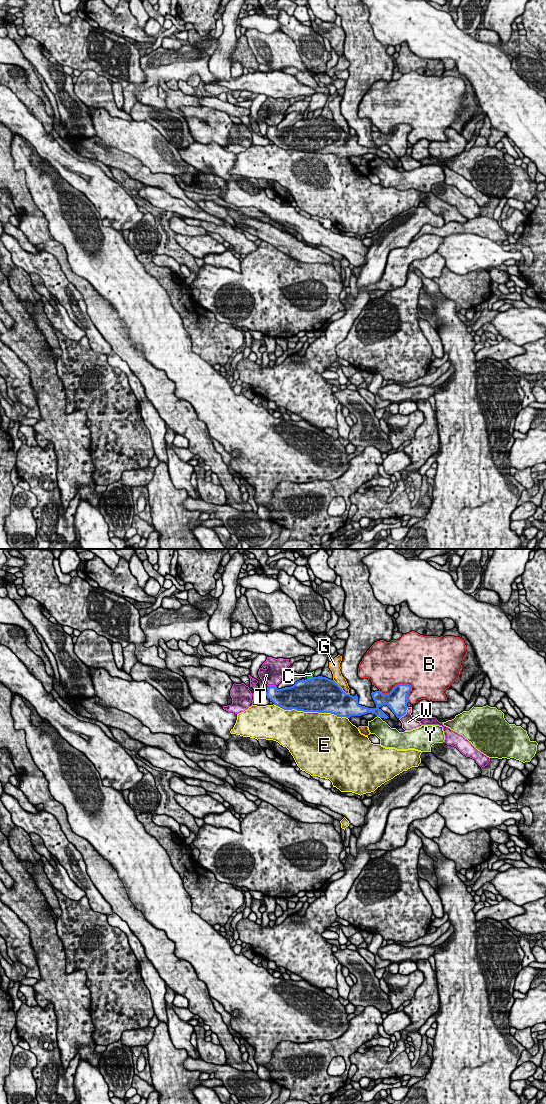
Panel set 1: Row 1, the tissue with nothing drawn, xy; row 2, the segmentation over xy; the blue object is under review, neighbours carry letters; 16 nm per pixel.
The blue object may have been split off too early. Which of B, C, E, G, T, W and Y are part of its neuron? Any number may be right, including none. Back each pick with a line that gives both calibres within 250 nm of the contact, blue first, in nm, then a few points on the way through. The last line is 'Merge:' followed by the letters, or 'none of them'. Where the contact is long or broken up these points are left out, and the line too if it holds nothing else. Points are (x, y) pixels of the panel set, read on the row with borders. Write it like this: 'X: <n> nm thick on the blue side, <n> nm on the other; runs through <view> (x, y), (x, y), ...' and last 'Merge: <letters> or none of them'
Merge: none of them

